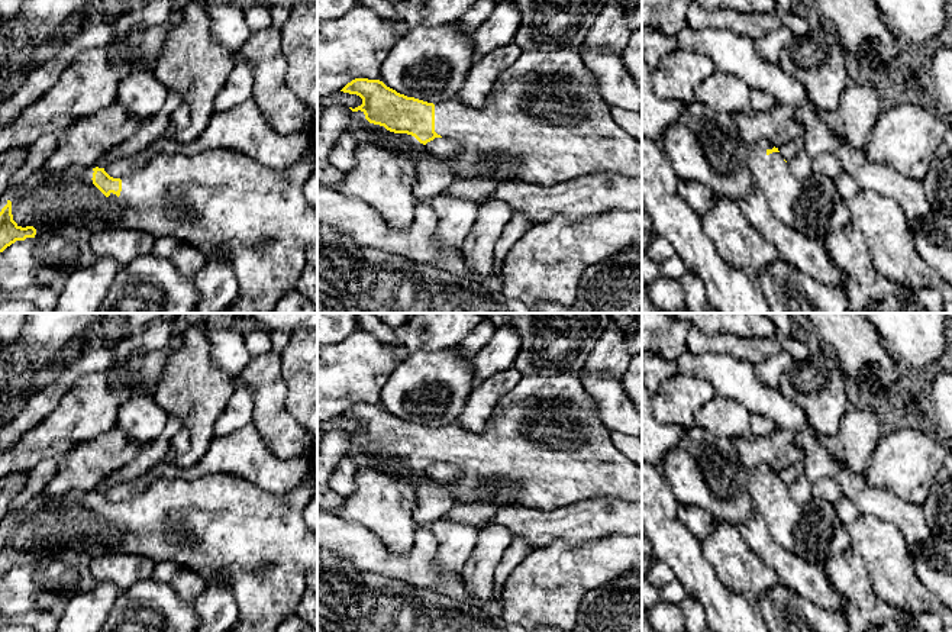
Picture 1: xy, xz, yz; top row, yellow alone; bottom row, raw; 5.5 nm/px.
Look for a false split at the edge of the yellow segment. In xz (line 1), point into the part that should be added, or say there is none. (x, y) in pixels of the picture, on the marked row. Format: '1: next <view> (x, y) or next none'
1: next xz (545, 122)

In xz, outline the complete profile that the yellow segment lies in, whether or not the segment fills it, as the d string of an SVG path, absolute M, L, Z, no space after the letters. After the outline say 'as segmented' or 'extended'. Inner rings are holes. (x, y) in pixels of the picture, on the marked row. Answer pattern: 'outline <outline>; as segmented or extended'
outline M562 46L549 51L523 51L516 62L504 71L480 109L468 107L456 97L427 103L407 97L387 87L380 80L355 78L341 91L356 94L362 104L352 109L351 123L346 129L358 145L380 144L385 148L406 154L420 172L420 158L426 144L435 138L456 141L462 151L446 158L458 178L483 177L500 183L525 181L538 186L554 186L571 181L581 175L620 174L642 175L642 144L625 133L613 120L610 107L603 101L597 83L581 59L578 49Z; extended

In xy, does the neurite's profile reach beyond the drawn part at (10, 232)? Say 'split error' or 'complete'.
split error

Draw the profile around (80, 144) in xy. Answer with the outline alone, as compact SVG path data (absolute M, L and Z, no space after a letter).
M119 101L80 117L58 133L57 148L43 168L52 172L68 167L96 168L99 159L130 138L142 122L132 117Z

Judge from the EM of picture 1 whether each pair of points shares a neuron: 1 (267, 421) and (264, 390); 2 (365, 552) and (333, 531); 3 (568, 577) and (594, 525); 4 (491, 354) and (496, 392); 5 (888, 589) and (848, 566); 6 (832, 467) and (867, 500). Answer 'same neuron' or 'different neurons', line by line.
1: same neuron
2: same neuron
3: different neurons
4: different neurons
5: different neurons
6: same neuron

